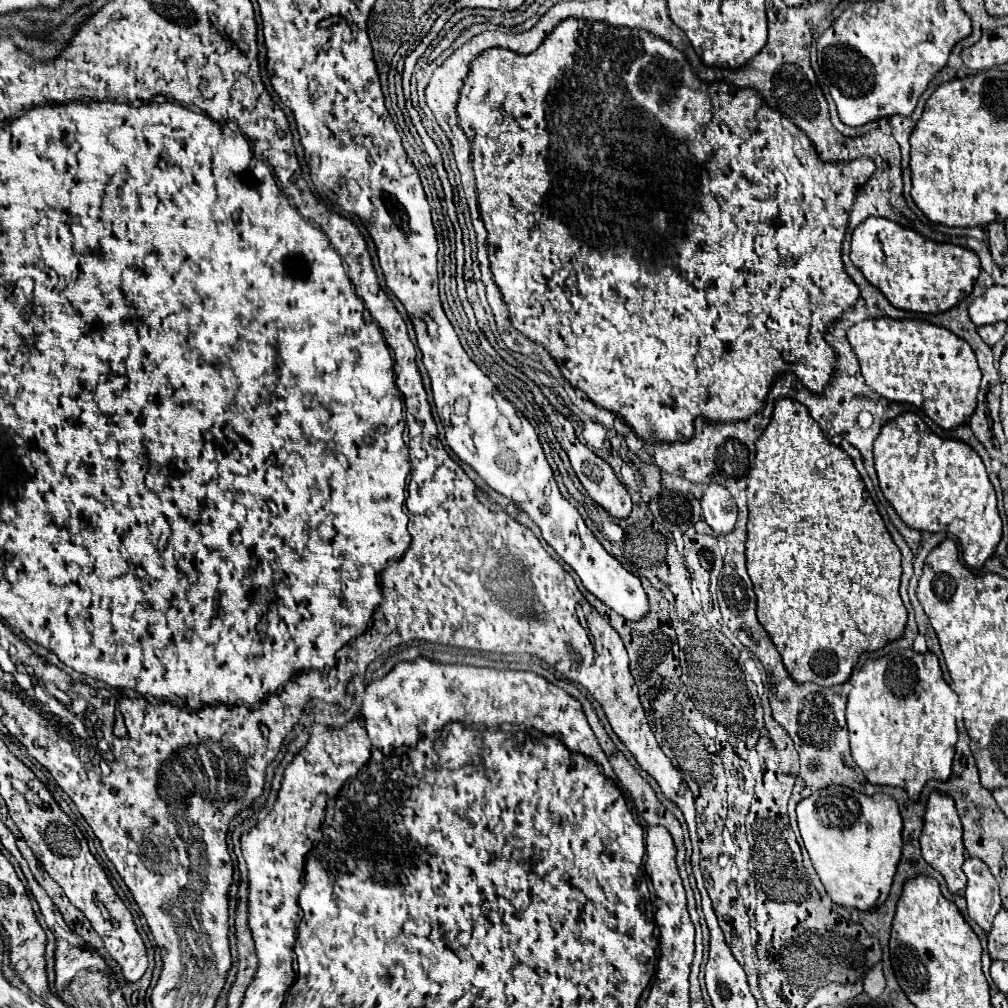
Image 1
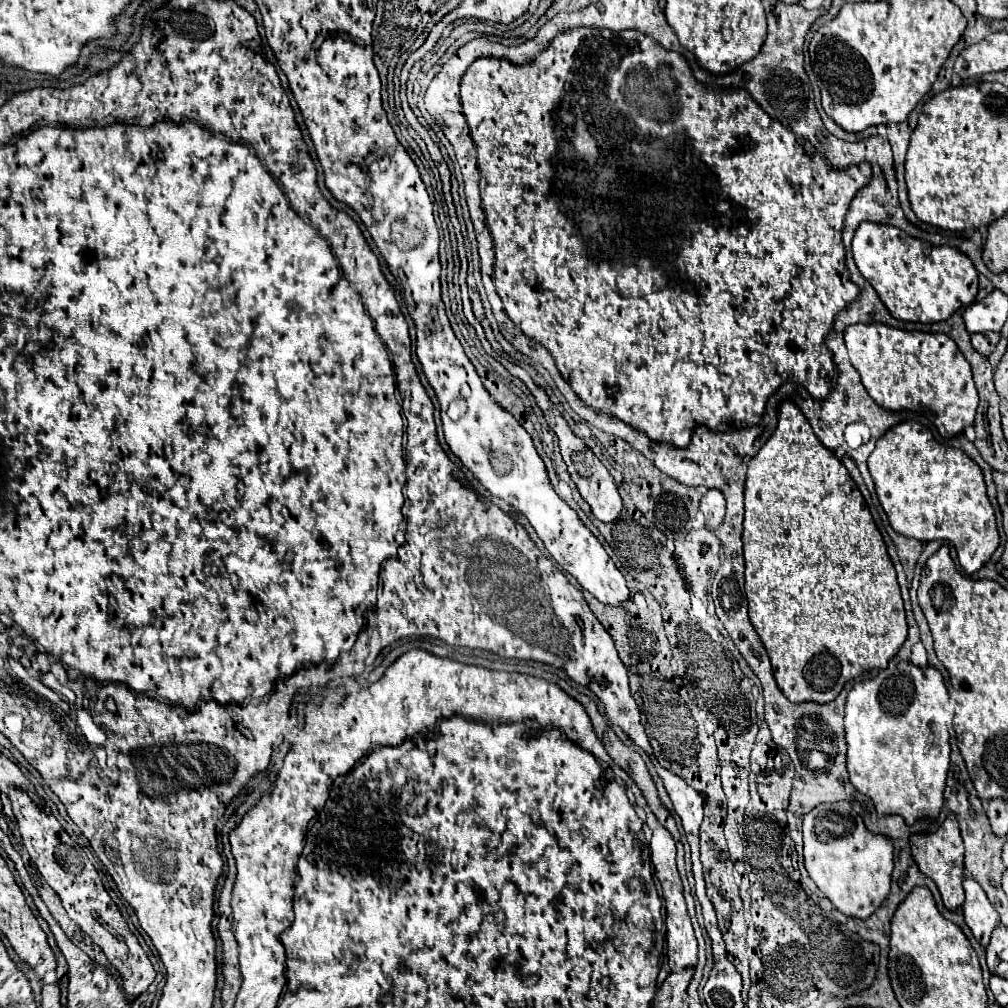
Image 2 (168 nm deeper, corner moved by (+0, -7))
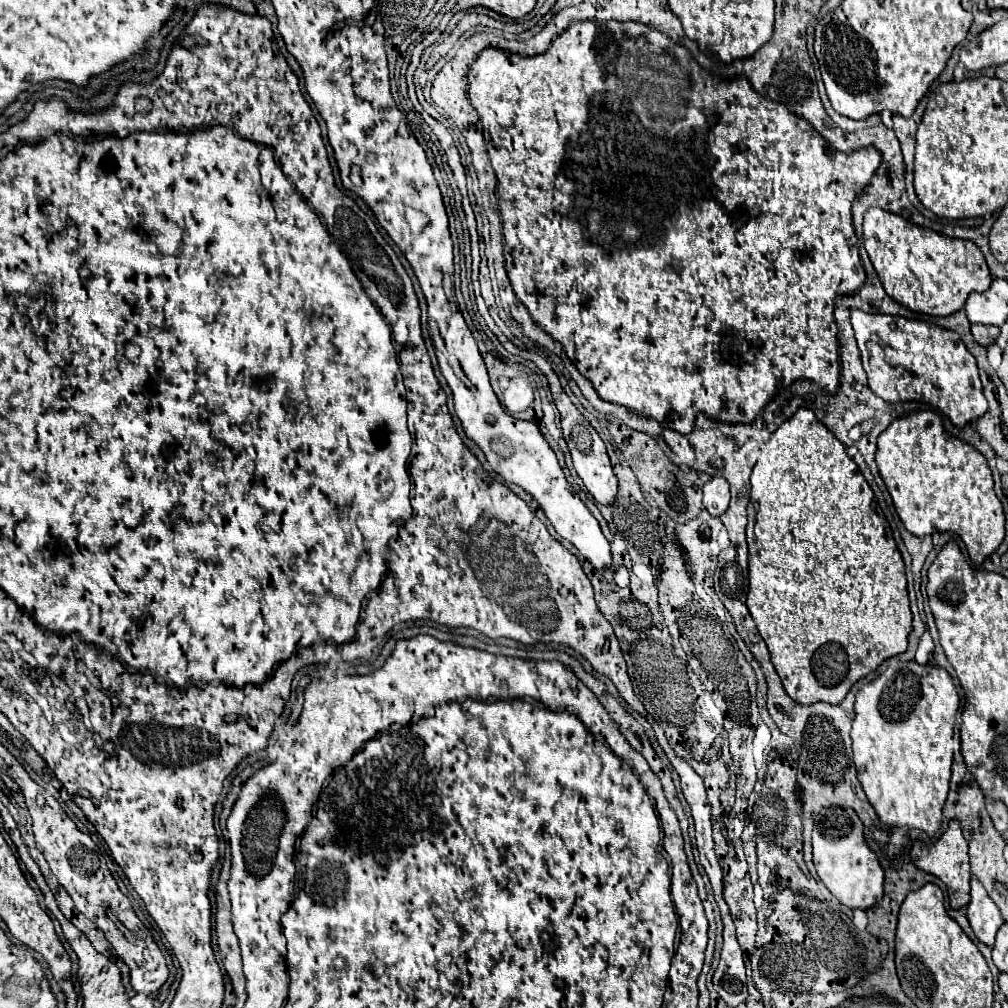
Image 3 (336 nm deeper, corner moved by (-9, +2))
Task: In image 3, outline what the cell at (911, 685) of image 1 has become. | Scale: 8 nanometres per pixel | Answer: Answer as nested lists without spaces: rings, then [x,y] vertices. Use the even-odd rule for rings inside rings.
[[[914,660],[912,662],[896,662],[892,666],[888,666],[878,678],[874,678],[870,684],[866,684],[858,696],[856,696],[856,706],[854,706],[854,724],[852,724],[852,730],[850,730],[850,738],[852,738],[852,750],[854,750],[854,766],[856,766],[856,772],[858,772],[858,780],[870,800],[870,804],[874,806],[880,822],[884,824],[890,824],[890,826],[910,826],[910,828],[918,828],[922,832],[926,832],[930,838],[936,834],[936,830],[940,828],[942,824],[942,806],[946,802],[946,796],[948,796],[948,784],[950,784],[950,766],[952,766],[952,728],[954,728],[954,718],[956,718],[956,712],[958,712],[958,706],[960,706],[960,698],[956,694],[956,686],[950,678],[950,674],[936,666],[936,664],[916,664]]]

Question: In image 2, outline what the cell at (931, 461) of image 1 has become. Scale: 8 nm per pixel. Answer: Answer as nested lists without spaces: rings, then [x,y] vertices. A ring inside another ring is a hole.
[[[913,419],[903,421],[891,427],[891,431],[887,431],[879,439],[875,451],[869,455],[869,473],[875,481],[879,503],[885,509],[891,527],[903,537],[911,537],[923,543],[929,543],[935,539],[951,541],[957,549],[957,557],[965,573],[969,575],[977,573],[999,547],[995,511],[987,497],[987,487],[983,481],[981,467],[965,451],[937,443],[931,431],[919,421],[913,421]]]

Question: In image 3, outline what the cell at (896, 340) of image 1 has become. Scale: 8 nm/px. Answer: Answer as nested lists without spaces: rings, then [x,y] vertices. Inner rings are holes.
[[[852,310],[852,328],[862,354],[862,366],[868,374],[868,386],[886,402],[924,402],[942,414],[946,414],[954,426],[962,428],[972,420],[978,420],[988,404],[982,394],[982,384],[978,378],[978,366],[974,356],[966,350],[960,336],[952,330],[944,330],[936,324],[922,320],[908,320],[890,314],[868,314],[862,310]]]

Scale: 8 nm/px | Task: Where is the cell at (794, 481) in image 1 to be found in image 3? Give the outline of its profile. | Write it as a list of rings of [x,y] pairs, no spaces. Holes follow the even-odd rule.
[[[800,408],[792,418],[788,418],[764,446],[760,448],[760,456],[756,466],[752,468],[750,476],[750,502],[748,502],[748,526],[746,526],[746,540],[748,540],[748,600],[746,606],[750,610],[750,616],[756,622],[756,628],[760,636],[764,638],[772,664],[782,680],[782,686],[786,694],[796,700],[802,706],[814,704],[814,702],[826,702],[826,704],[840,704],[844,696],[850,692],[850,688],[864,678],[866,674],[874,672],[886,658],[906,652],[908,636],[912,632],[912,612],[908,606],[908,592],[906,592],[906,574],[904,574],[904,560],[896,548],[896,542],[892,538],[890,524],[884,518],[884,512],[880,510],[872,488],[860,474],[856,462],[846,454],[844,444],[838,442],[838,438],[814,416],[812,410]],[[822,648],[822,660],[820,664],[814,662],[814,654]]]

